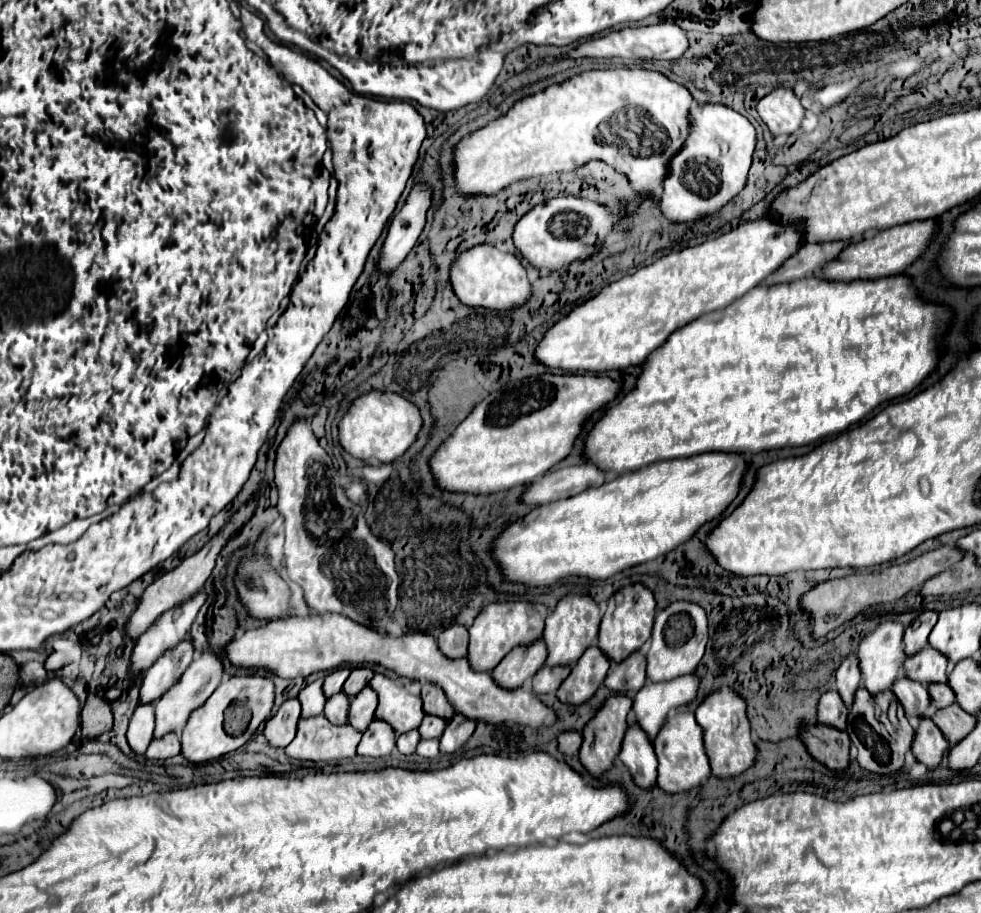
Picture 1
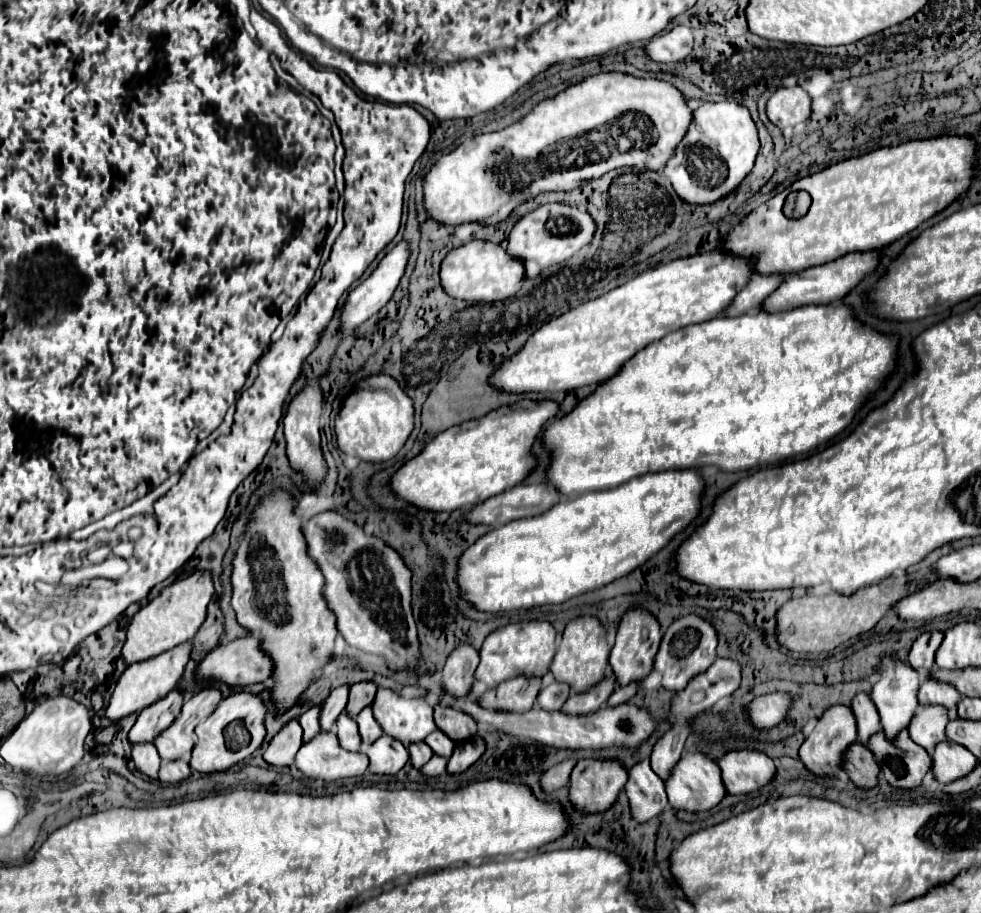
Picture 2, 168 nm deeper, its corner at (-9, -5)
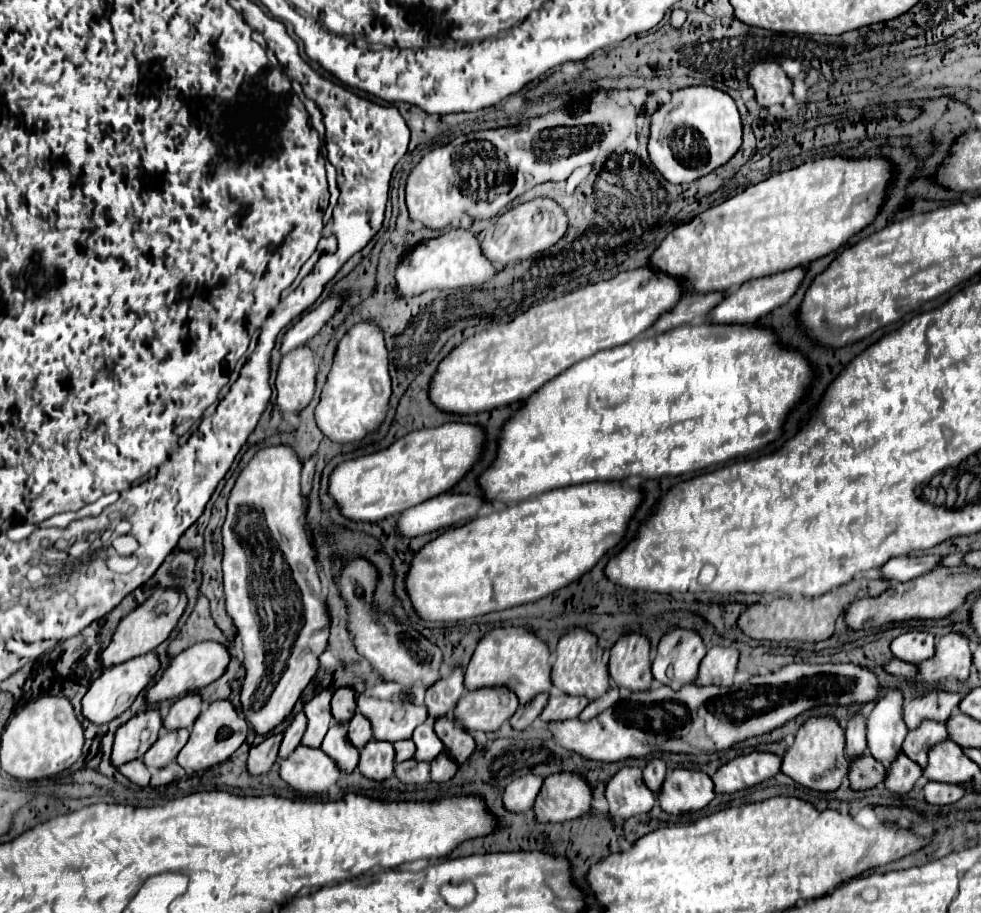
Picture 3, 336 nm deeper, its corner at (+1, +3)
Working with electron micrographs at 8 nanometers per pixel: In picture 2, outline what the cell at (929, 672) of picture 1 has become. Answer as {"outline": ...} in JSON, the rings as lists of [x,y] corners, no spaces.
{"outline":[[[932,678],[924,680],[920,684],[920,690],[918,690],[918,700],[922,704],[944,704],[950,710],[956,708],[960,698],[962,696],[960,696],[960,692],[954,686],[948,686],[946,682],[936,682]]]}

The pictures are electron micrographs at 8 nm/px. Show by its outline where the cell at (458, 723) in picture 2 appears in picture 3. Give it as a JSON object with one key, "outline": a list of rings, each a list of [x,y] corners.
{"outline":[[[440,718],[440,720],[434,724],[434,730],[436,730],[438,738],[442,740],[446,754],[448,754],[450,758],[454,758],[456,764],[466,762],[466,758],[470,758],[470,754],[472,754],[474,748],[476,748],[472,736],[470,736],[466,730],[458,728],[452,718]]]}

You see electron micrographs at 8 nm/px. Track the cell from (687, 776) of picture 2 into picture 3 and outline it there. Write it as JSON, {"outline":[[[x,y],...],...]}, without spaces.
{"outline":[[[674,770],[658,794],[660,806],[668,814],[702,810],[714,798],[714,782],[704,772]]]}

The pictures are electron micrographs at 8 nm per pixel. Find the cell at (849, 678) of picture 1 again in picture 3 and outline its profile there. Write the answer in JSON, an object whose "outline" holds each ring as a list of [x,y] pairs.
{"outline":[[[858,714],[846,726],[846,756],[856,760],[866,754],[866,720]]]}

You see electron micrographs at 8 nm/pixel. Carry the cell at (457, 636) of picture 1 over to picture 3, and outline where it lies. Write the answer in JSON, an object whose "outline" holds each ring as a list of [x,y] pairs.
{"outline":[[[454,668],[452,674],[446,680],[436,682],[432,688],[426,690],[426,706],[428,706],[428,718],[434,722],[438,718],[448,718],[454,712],[454,706],[458,702],[458,698],[464,692],[464,684],[462,684],[464,672],[462,668]]]}

